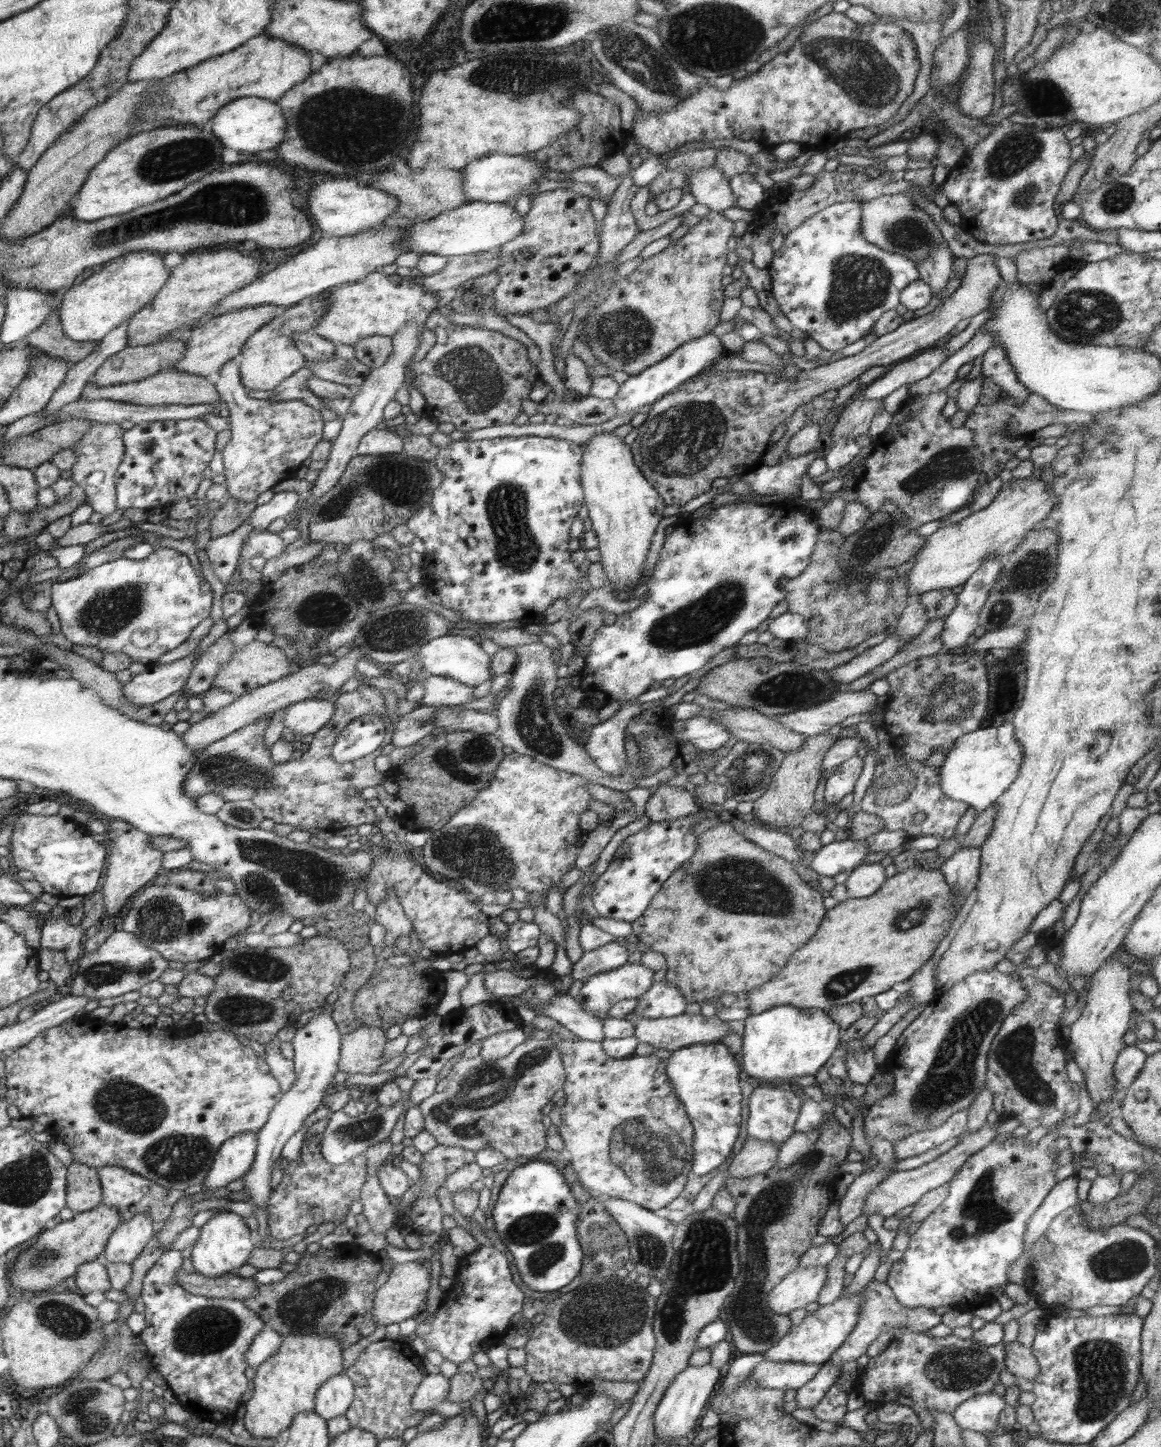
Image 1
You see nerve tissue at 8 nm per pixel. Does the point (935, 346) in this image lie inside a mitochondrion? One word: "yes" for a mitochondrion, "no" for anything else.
no

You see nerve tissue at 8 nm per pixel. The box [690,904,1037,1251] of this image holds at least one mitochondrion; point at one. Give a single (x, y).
(951, 1079)

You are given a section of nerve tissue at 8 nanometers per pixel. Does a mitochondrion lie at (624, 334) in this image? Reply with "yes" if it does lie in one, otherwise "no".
yes

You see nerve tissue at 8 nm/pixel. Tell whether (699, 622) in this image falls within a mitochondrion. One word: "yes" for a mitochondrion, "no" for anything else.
yes

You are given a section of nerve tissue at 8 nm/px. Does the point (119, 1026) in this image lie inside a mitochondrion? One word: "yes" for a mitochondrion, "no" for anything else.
no

